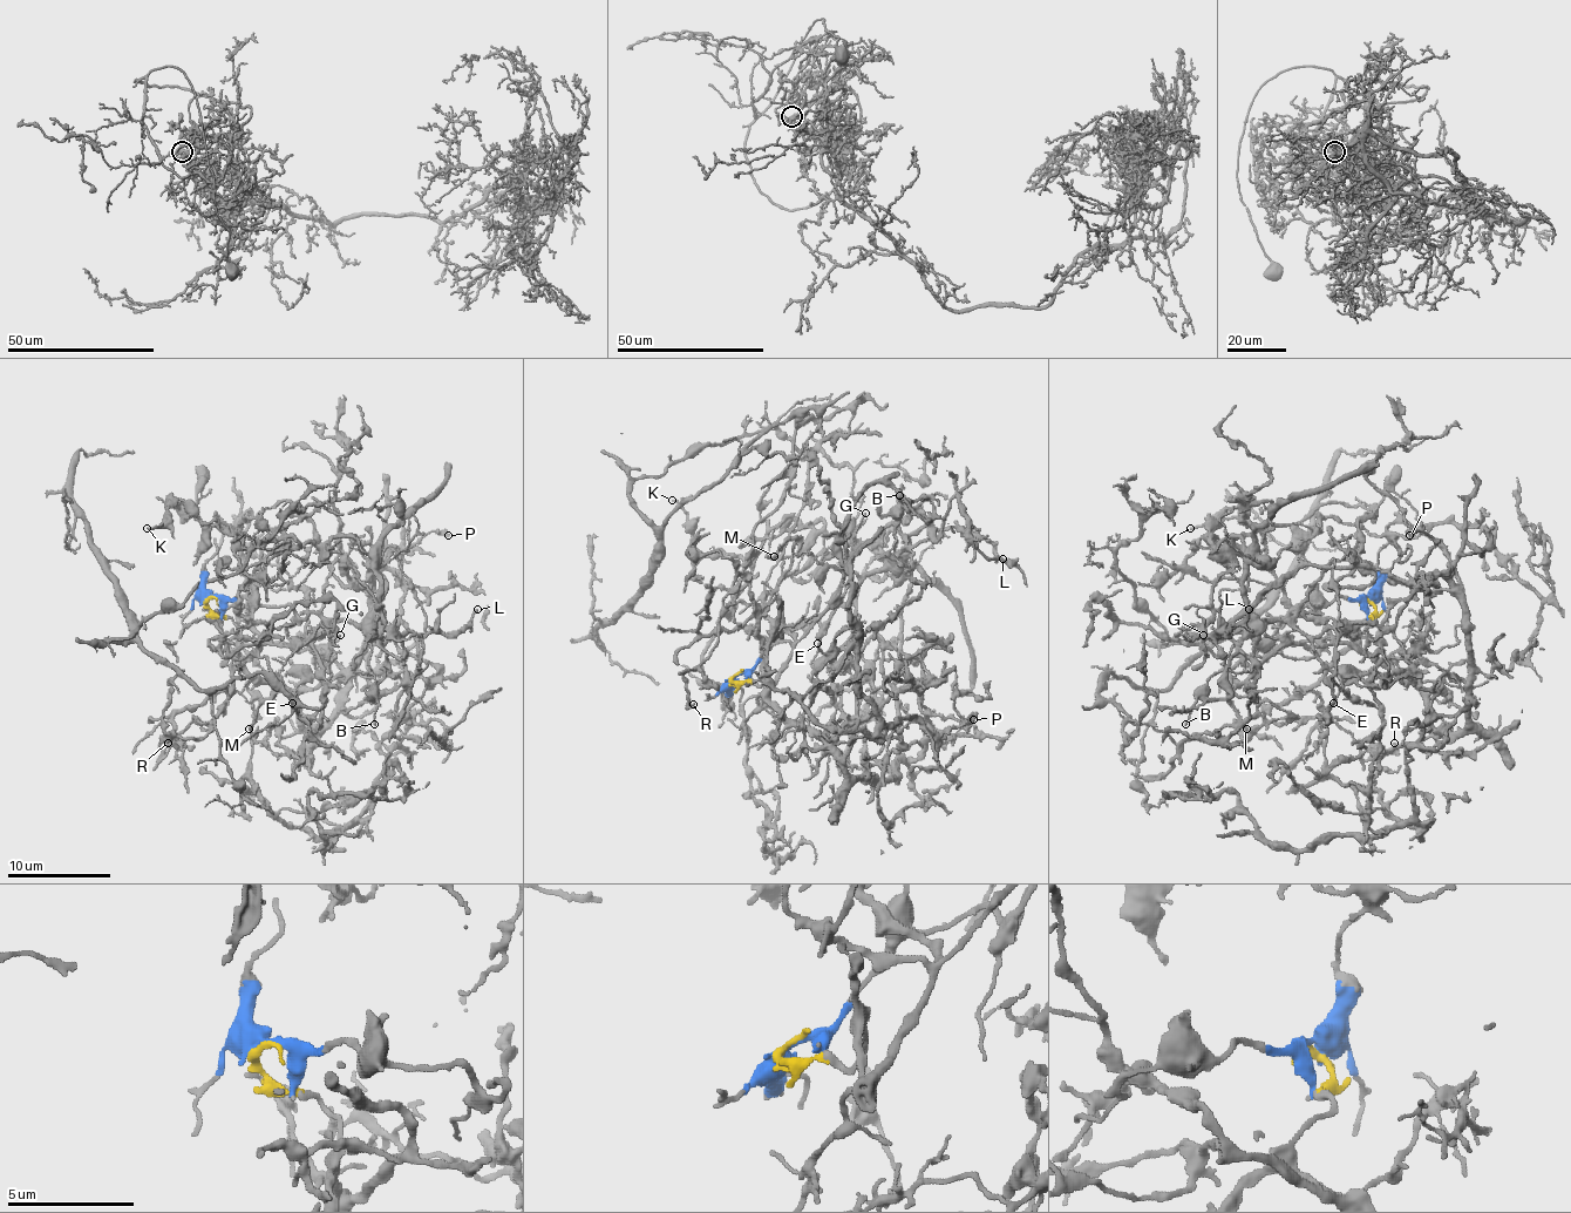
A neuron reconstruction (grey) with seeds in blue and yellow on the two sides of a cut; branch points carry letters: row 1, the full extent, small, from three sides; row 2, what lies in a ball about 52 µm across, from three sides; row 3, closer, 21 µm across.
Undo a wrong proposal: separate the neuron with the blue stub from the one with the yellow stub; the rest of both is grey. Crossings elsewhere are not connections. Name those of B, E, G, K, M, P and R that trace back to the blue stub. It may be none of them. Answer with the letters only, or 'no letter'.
B, E, G, K

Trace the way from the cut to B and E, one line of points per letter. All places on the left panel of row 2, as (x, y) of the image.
B: (209, 598), (245, 598), (258, 605), (290, 605), (299, 616), (351, 618), (372, 650), (374, 724)
E: (209, 598), (290, 605), (299, 616), (315, 614), (331, 629), (328, 663), (303, 680), (292, 704)

